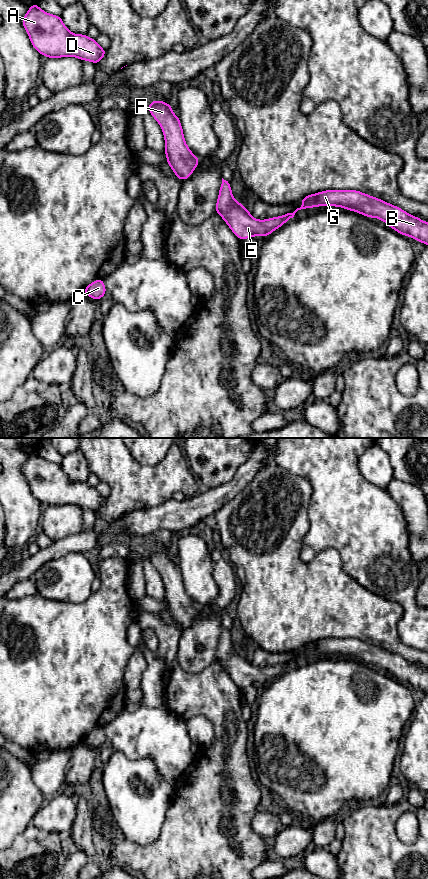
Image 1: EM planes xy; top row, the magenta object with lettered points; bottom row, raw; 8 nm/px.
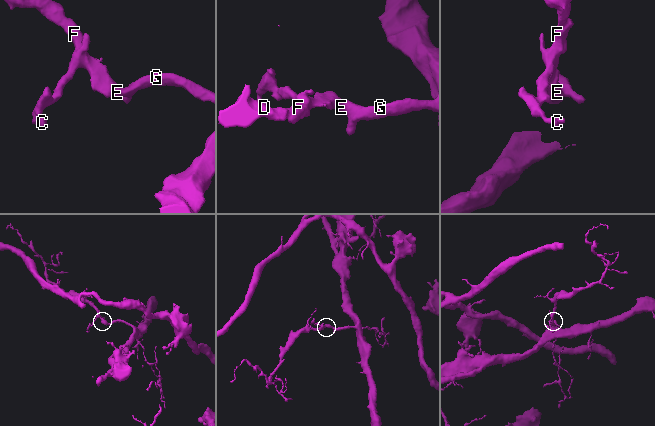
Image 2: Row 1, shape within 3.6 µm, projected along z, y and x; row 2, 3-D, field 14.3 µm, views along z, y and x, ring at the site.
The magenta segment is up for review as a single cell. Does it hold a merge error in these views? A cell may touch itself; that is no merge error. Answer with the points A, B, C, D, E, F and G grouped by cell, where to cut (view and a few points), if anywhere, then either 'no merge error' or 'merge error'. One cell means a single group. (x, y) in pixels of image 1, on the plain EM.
groups A B C D E F G; cut none; no merge error

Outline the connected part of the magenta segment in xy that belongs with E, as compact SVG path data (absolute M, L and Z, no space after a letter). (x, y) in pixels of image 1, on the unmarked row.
M222 626L215 660L224 667L231 679L241 688L257 683L266 685L294 665L298 658L318 654L340 654L369 666L378 666L403 684L428 693L428 670L408 662L401 656L357 638L326 638L303 645L302 653L293 661L268 666L254 667L242 651L237 650L231 633Z

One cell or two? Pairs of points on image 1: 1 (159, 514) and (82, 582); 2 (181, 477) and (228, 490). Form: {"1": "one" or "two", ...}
{"1": "two", "2": "two"}

